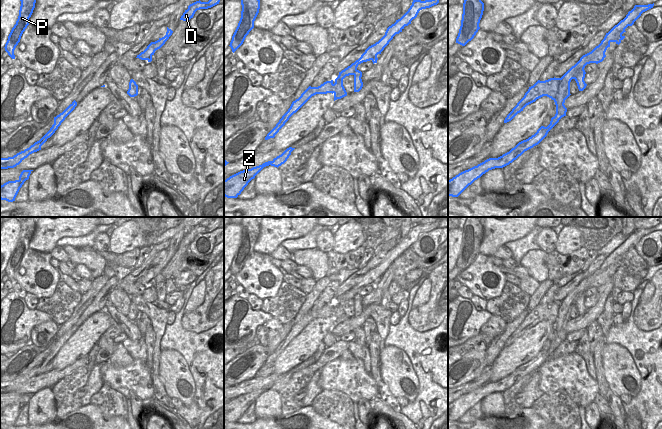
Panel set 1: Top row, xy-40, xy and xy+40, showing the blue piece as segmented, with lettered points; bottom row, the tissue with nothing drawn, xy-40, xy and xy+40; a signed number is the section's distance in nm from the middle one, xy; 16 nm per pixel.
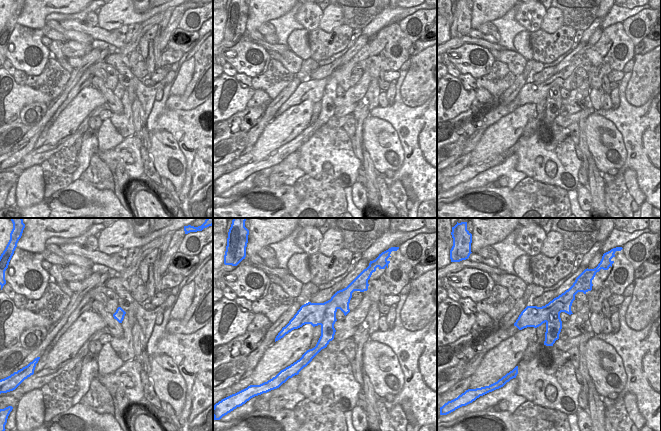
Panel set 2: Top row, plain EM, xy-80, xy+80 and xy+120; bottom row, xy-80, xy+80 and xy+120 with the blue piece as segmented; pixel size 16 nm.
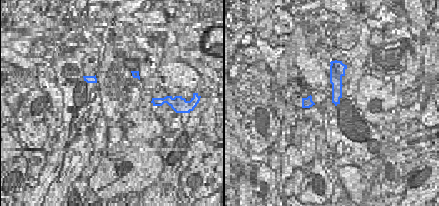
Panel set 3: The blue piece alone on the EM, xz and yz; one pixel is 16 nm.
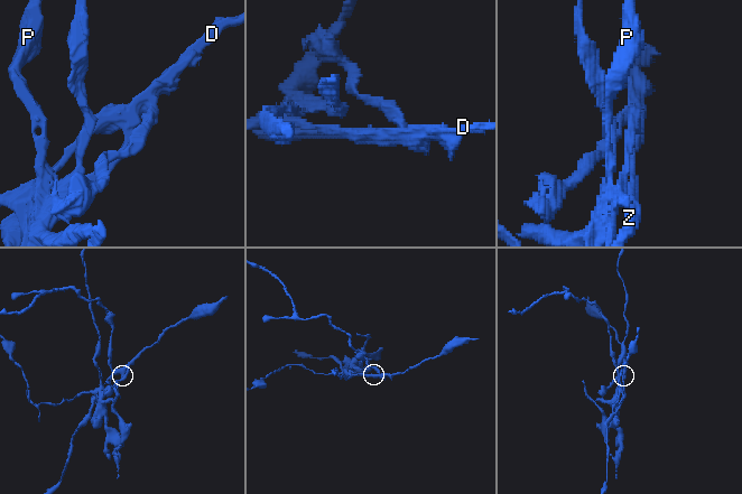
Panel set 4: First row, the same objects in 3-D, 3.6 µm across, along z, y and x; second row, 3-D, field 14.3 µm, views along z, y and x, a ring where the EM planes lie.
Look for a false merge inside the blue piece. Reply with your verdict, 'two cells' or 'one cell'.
two cells

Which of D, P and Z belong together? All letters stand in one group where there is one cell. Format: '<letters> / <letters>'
D P / Z

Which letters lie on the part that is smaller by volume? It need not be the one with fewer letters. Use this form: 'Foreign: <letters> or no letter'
Foreign: Z

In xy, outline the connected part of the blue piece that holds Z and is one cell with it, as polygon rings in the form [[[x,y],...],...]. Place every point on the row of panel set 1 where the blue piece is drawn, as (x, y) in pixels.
[[[289,147],[272,161],[265,162],[251,169],[240,171],[224,180],[224,196],[227,198],[237,198],[248,183],[254,179],[264,167],[271,165],[278,168],[287,161],[294,149],[295,148]]]

